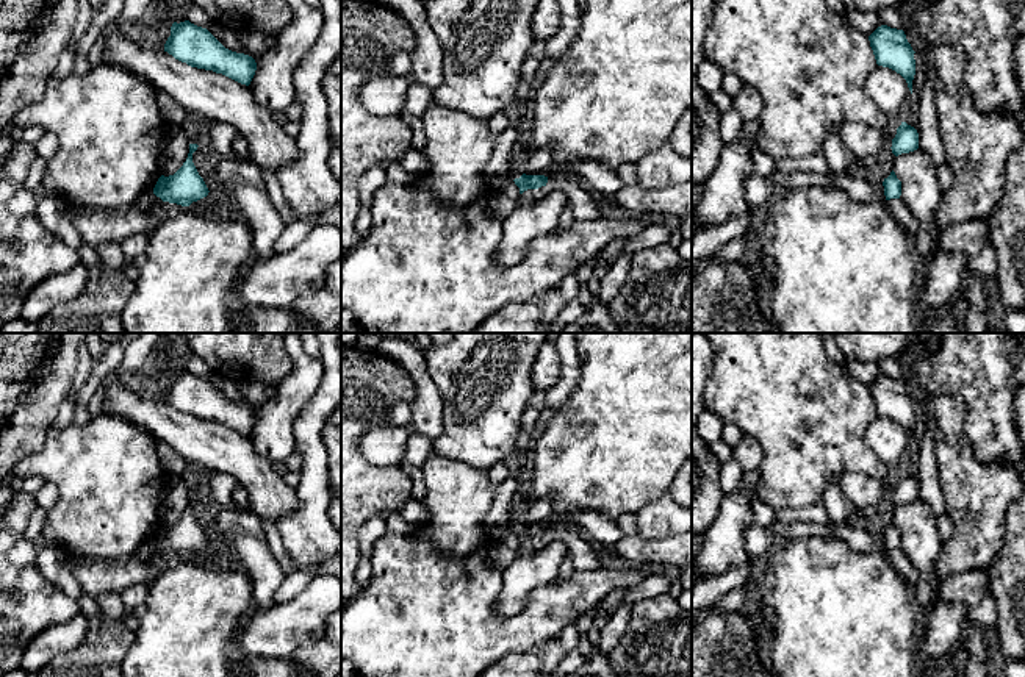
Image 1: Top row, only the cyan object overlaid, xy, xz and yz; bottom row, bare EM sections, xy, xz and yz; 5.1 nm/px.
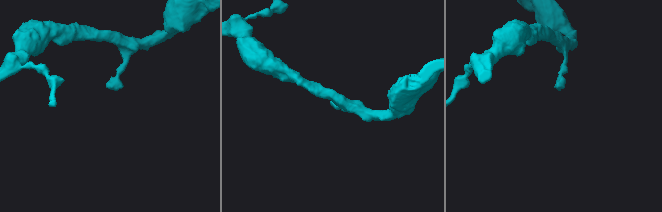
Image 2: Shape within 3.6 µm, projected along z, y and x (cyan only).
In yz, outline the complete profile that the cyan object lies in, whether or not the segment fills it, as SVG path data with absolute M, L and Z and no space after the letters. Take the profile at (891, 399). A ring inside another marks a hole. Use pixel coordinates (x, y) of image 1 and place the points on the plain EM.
M881 375L869 386L869 391L876 414L889 417L900 424L906 430L908 438L912 444L912 430L915 425L915 402L908 392L905 381Z

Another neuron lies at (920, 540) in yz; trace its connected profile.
M920 497L895 507L894 522L901 532L900 550L919 571L919 605L930 611L940 600L942 582L934 578L934 563L944 547L944 536L930 507Z

